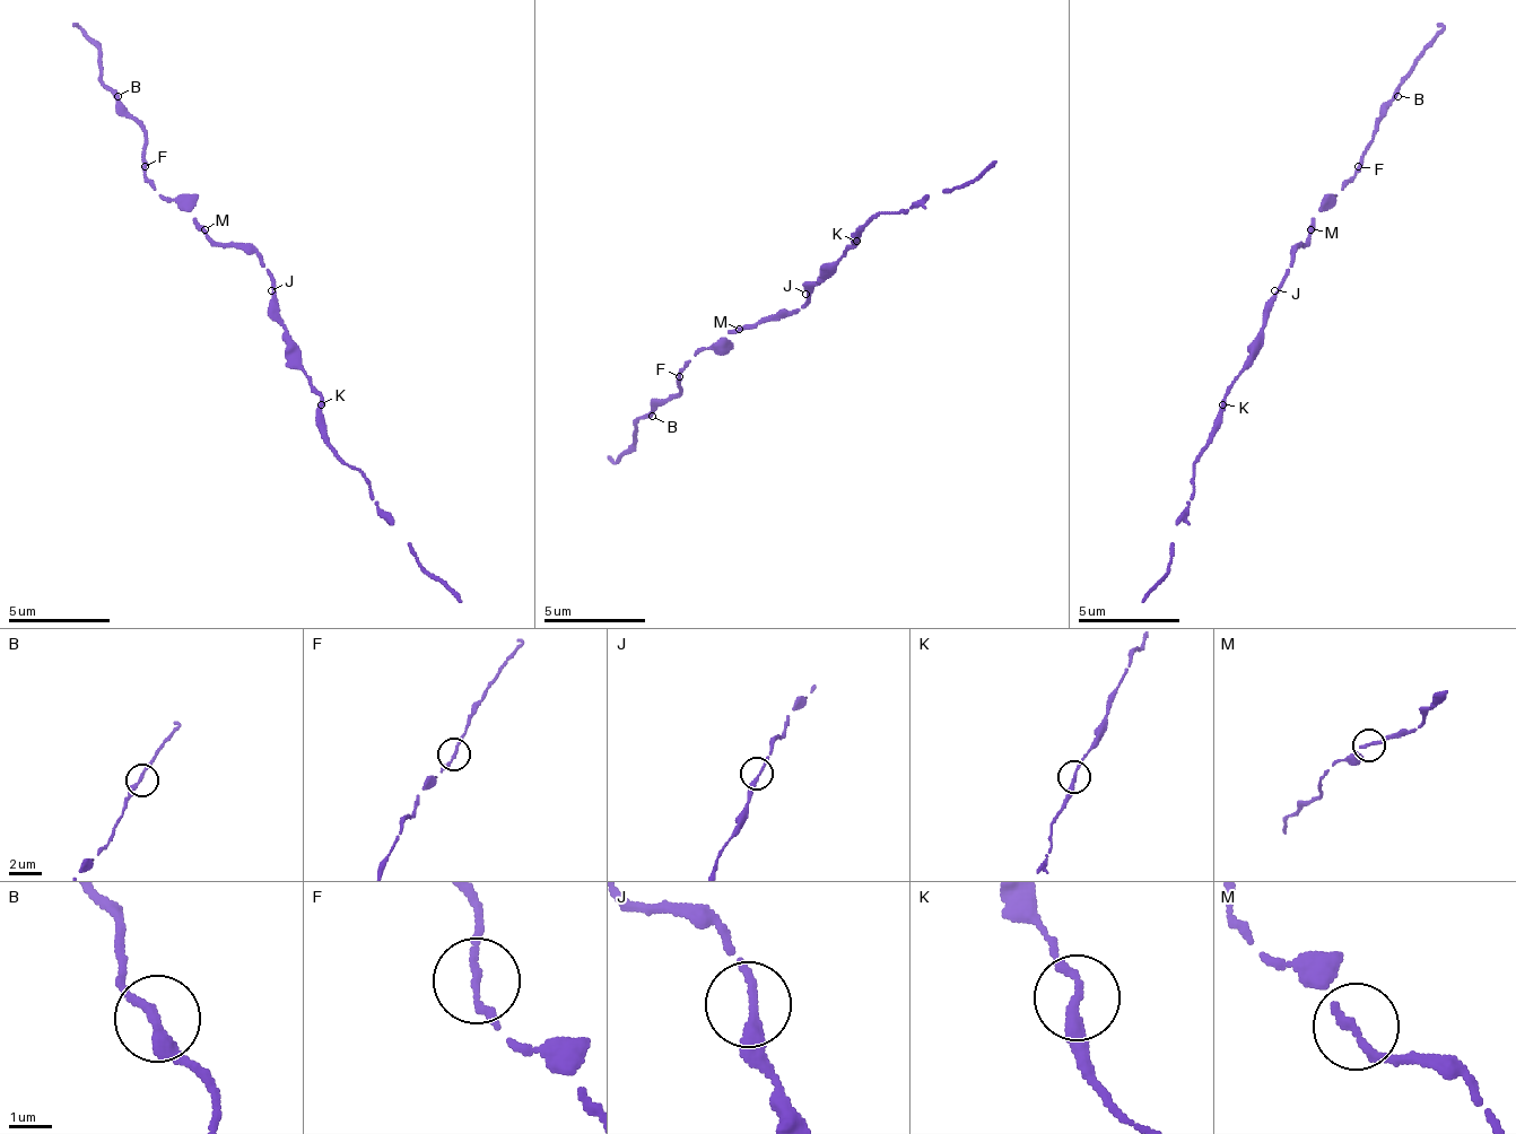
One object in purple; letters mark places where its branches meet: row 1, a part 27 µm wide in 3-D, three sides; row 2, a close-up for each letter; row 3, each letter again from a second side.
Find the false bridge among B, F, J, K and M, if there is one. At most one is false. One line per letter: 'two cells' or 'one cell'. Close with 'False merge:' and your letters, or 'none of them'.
B: one cell
F: one cell
J: one cell
K: one cell
M: one cell
False merge: none of them

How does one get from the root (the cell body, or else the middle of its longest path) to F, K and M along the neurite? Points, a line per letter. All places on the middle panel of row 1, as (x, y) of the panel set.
F: (806, 298), (795, 308), (781, 308), (745, 329), (734, 329), (729, 339), (719, 339), (698, 349), (678, 375)
K: (806, 298), (806, 294), (857, 242)
M: (806, 298), (795, 308), (781, 308), (739, 329)

